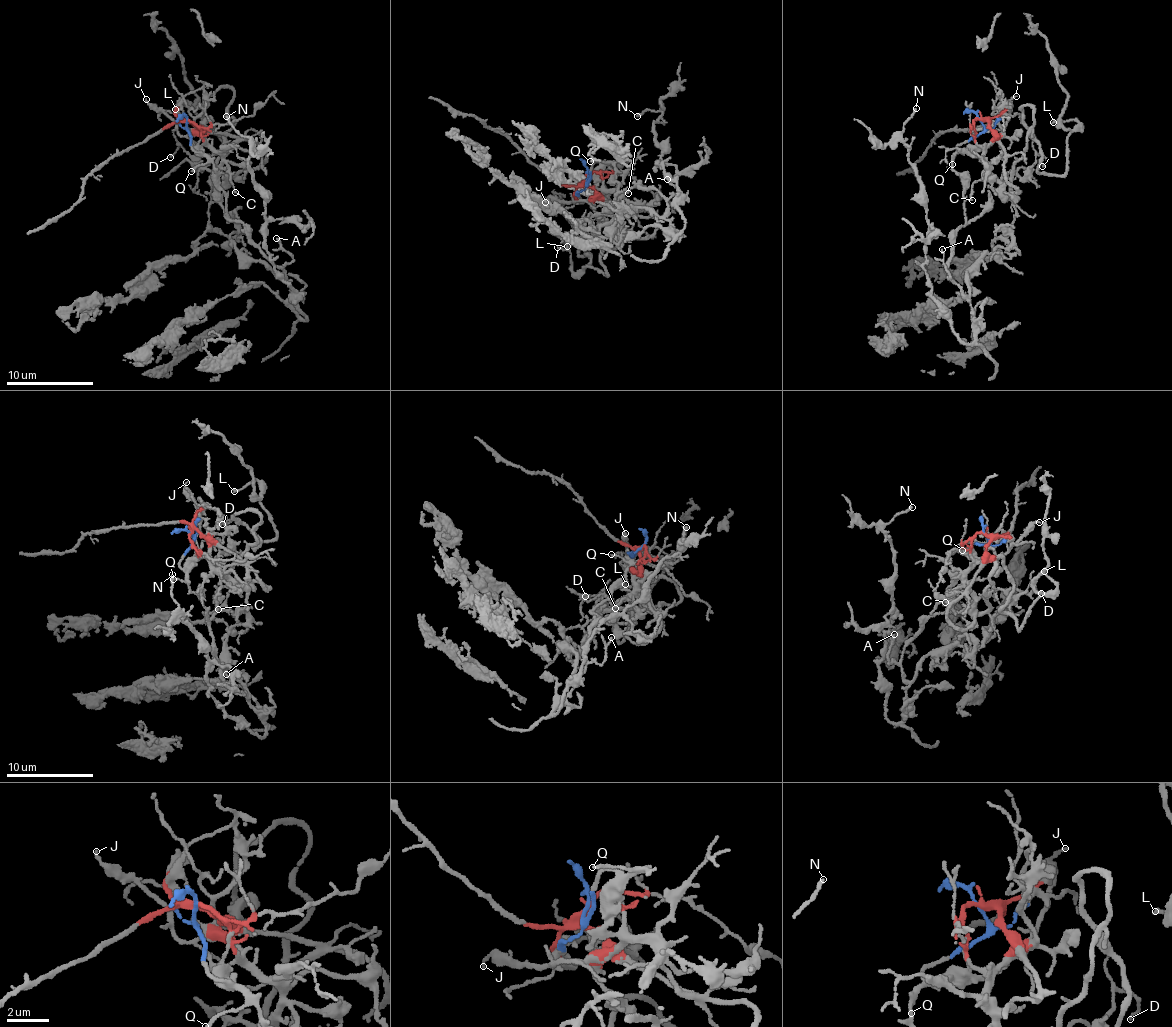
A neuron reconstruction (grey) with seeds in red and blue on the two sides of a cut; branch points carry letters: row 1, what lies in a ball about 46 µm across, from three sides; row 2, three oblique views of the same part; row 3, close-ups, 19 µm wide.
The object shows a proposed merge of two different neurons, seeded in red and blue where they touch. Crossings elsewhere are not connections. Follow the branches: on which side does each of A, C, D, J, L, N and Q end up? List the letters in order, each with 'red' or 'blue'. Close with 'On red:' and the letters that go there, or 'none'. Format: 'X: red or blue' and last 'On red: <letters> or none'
A: blue
C: red
D: red
J: red
L: red
N: blue
Q: blue
On red: C, D, J, L

